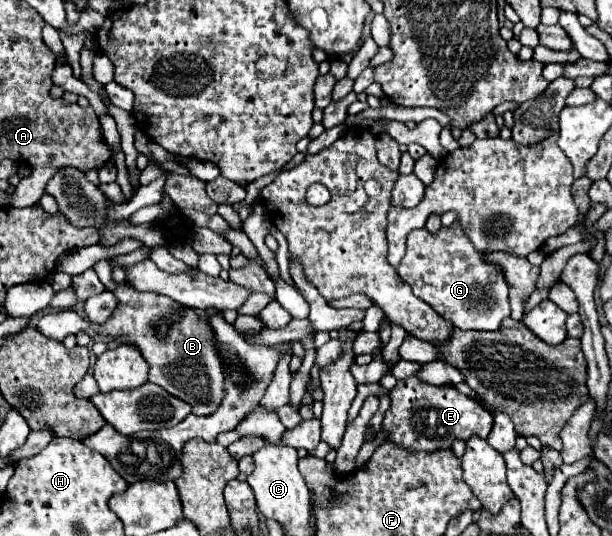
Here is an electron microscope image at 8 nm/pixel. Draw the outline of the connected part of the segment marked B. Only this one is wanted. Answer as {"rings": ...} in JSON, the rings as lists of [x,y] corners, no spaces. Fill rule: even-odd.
{"rings":[[[108,261],[96,263],[94,271],[98,273],[98,277],[106,285],[106,289],[116,293],[118,307],[116,307],[114,315],[106,323],[96,325],[96,323],[84,321],[78,313],[74,313],[70,309],[54,311],[54,313],[46,313],[44,317],[40,317],[40,321],[36,325],[38,331],[46,337],[52,337],[54,341],[64,341],[66,335],[78,335],[80,331],[84,331],[90,337],[108,335],[112,339],[118,339],[120,343],[130,343],[142,353],[142,357],[150,365],[150,373],[148,373],[150,383],[160,385],[170,395],[190,403],[194,415],[214,413],[222,401],[224,375],[222,375],[222,359],[216,351],[216,335],[214,335],[214,329],[210,327],[208,319],[200,317],[192,307],[174,303],[174,299],[170,299],[170,297],[164,297],[158,293],[138,293],[128,285],[112,283],[112,277],[110,277],[112,269],[110,269]],[[164,315],[178,315],[180,321],[170,323],[166,335],[158,335],[156,321],[162,321]]]}

